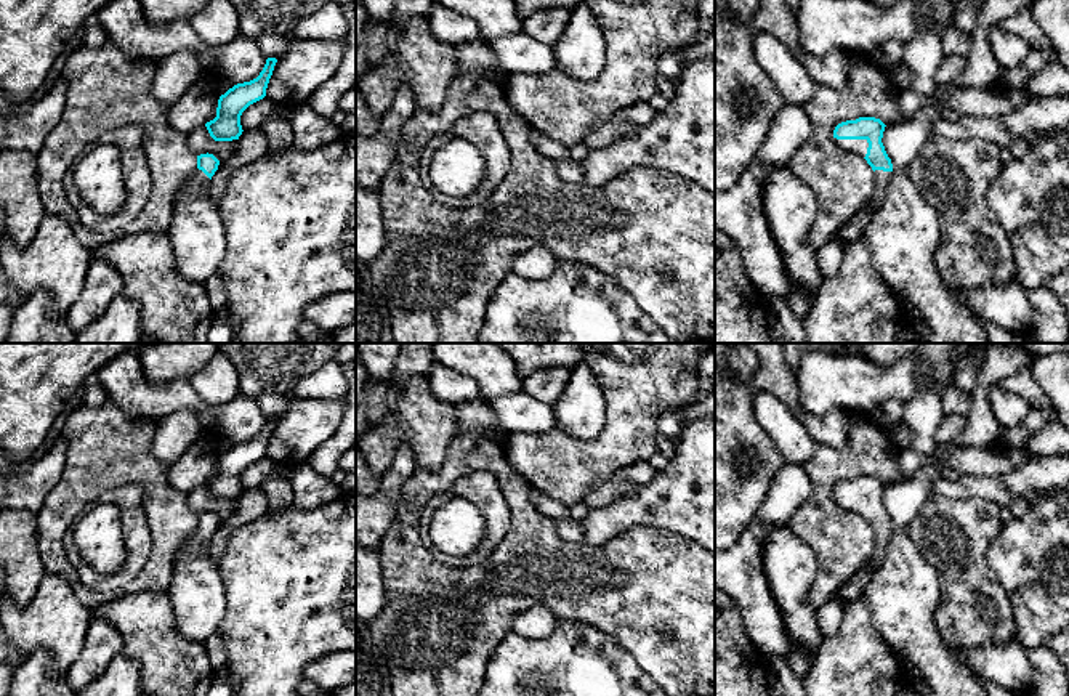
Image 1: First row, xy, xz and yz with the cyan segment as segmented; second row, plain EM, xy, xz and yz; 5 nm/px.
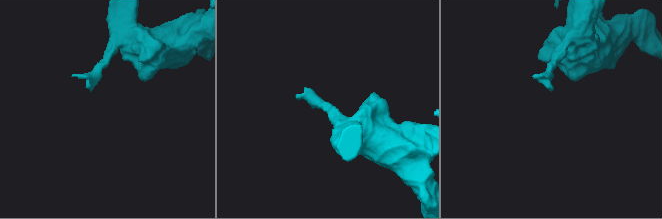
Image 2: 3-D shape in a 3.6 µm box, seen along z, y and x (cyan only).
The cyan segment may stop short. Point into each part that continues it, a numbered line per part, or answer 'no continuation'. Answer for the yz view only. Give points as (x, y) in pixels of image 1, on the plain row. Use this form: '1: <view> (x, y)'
1: yz (856, 505)
2: yz (853, 587)

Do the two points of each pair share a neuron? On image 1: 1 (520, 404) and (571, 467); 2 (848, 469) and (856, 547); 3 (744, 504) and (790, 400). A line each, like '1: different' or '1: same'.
1: different
2: same
3: same

